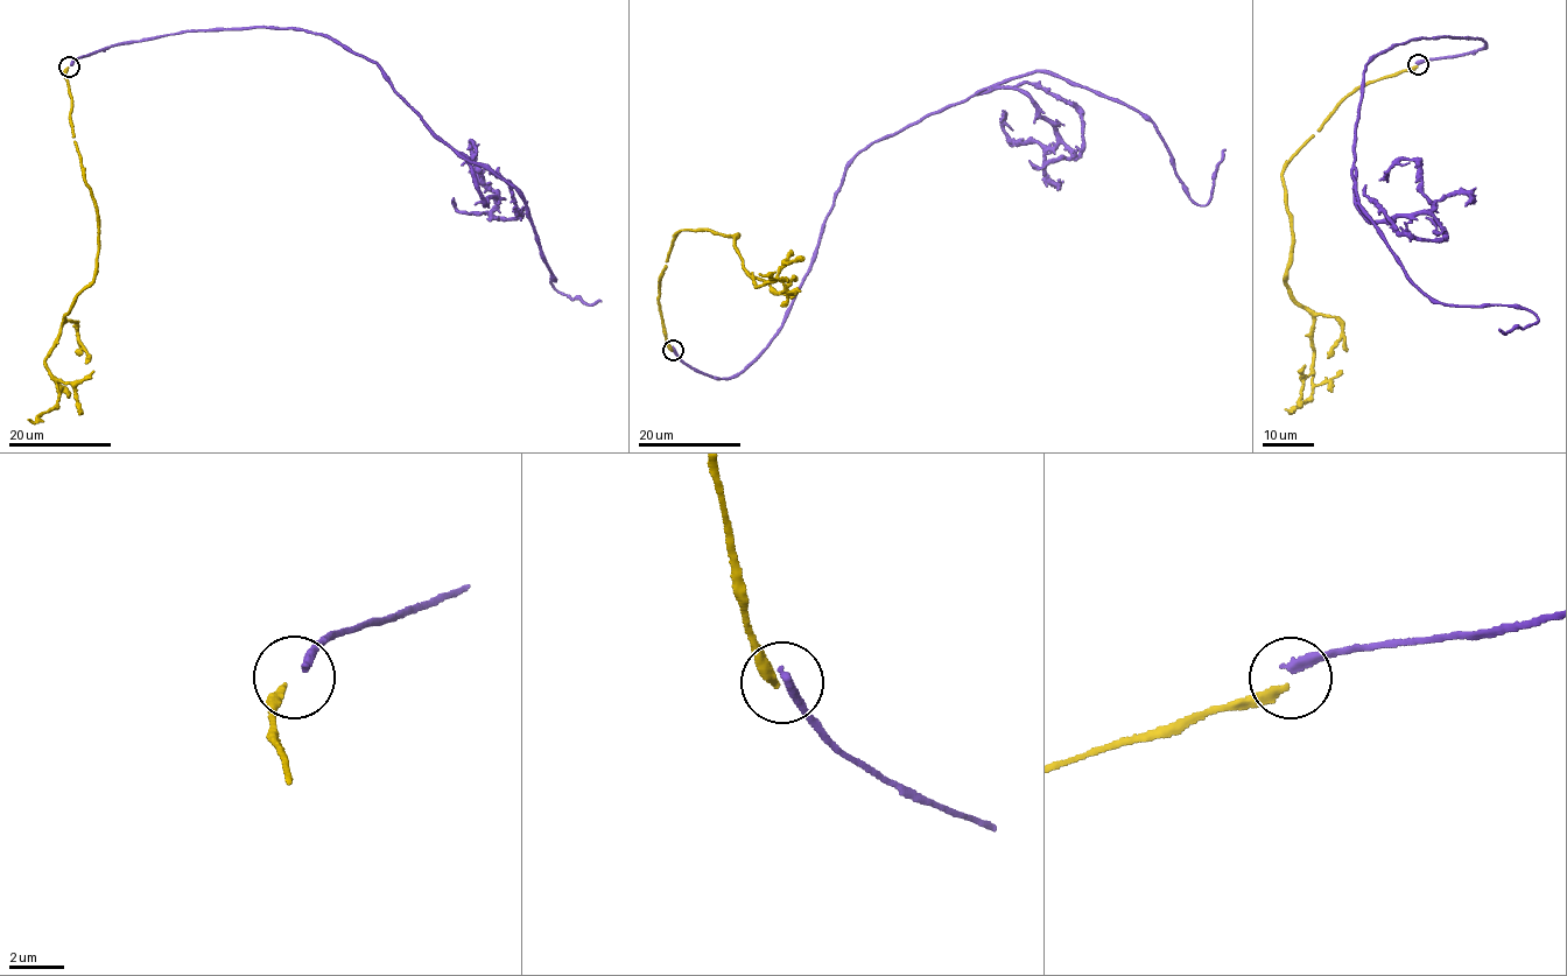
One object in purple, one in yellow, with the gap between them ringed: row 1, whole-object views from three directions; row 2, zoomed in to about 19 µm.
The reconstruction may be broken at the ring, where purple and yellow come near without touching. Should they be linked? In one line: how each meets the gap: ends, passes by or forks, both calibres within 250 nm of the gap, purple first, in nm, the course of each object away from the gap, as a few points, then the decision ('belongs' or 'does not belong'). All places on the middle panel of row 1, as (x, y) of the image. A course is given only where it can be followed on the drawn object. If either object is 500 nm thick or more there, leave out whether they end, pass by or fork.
purple ends; yellow ends; calibres 400 and 300 nm; course purple (673, 350), (738, 376), (847, 163), (989, 86), (1049, 71), (1116, 98), (1200, 204), (1224, 149); course yellow (672, 350), (658, 297), (680, 231), (738, 236), (735, 245), (754, 276), (756, 287), (785, 281), (759, 273); does not belong

